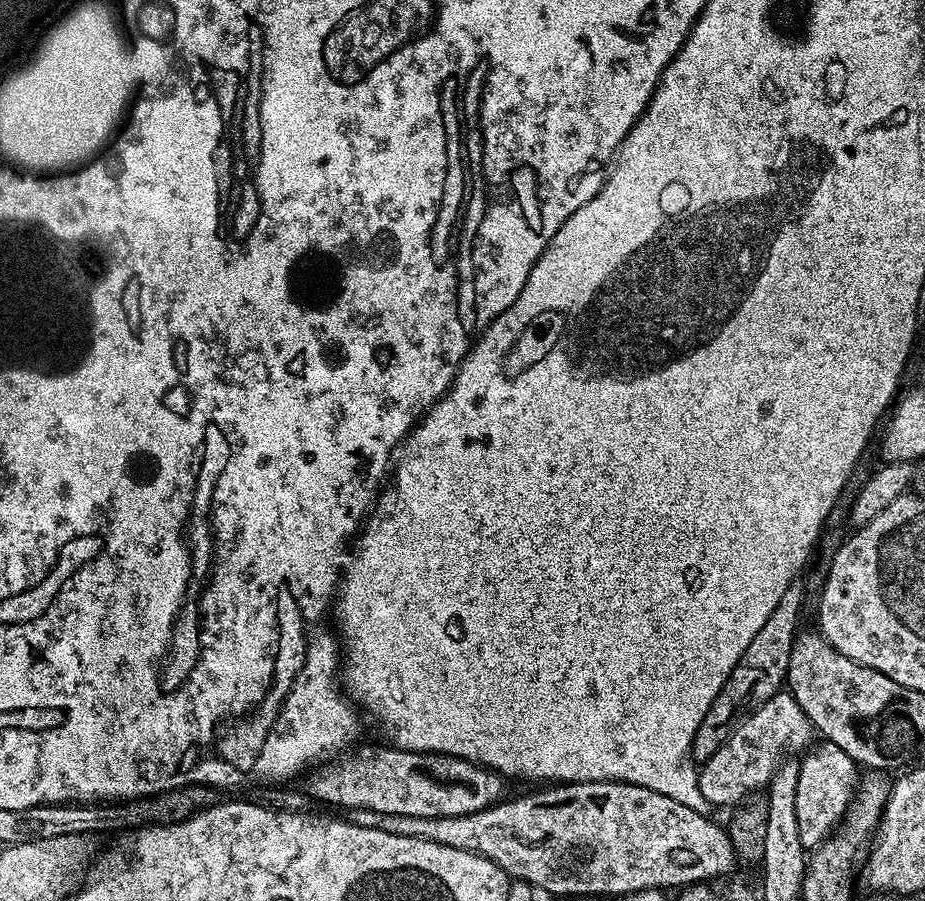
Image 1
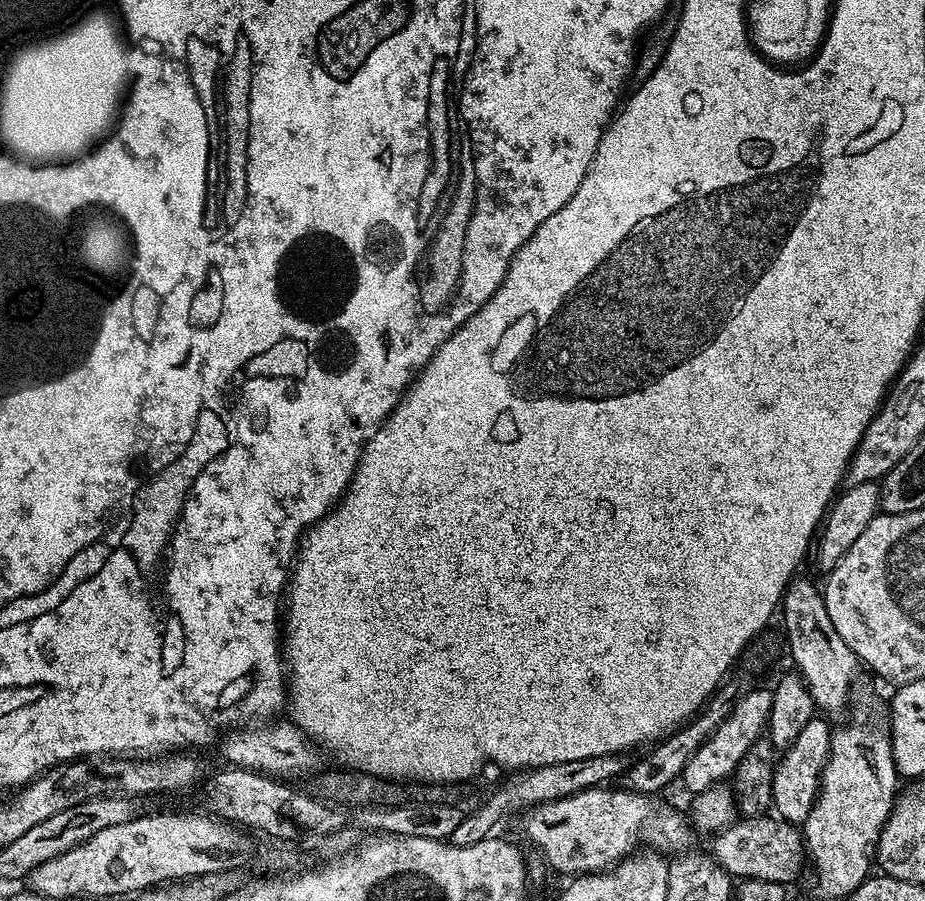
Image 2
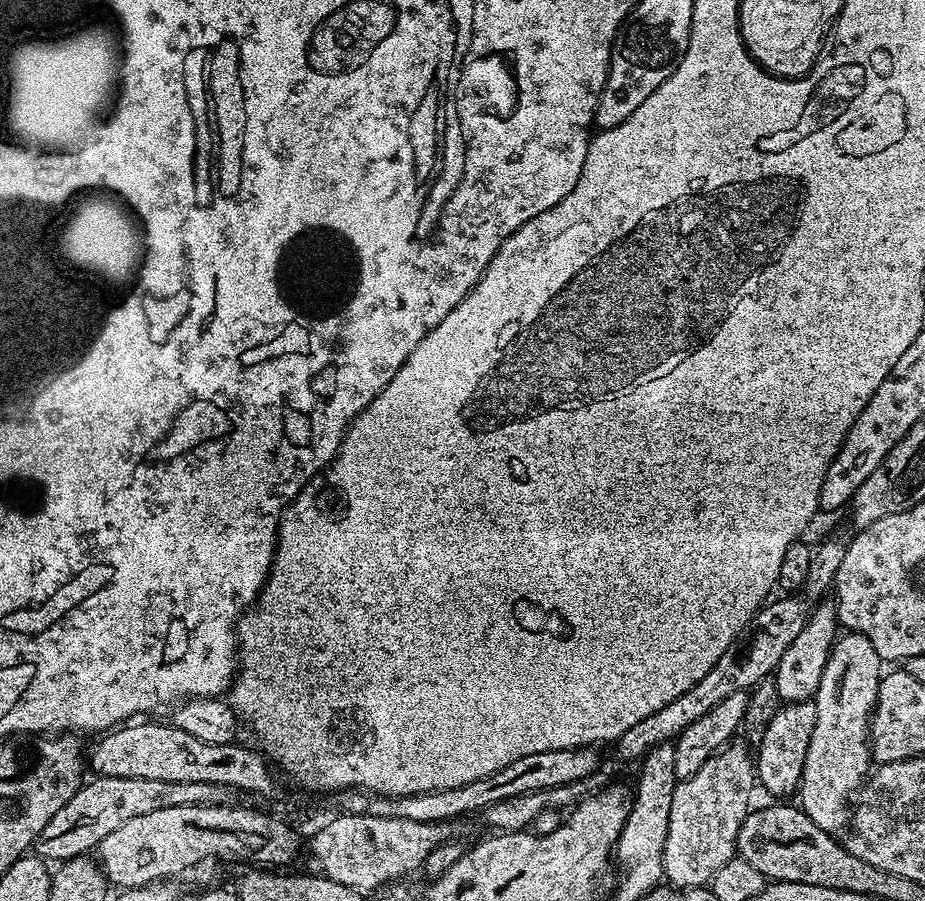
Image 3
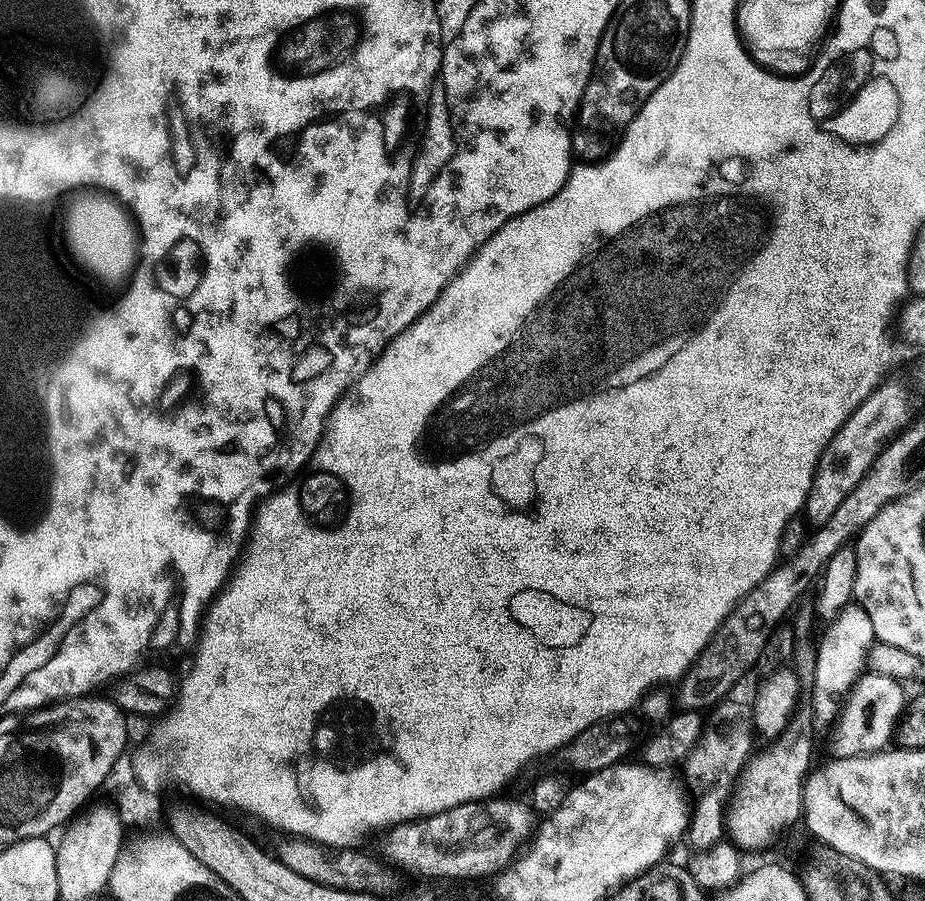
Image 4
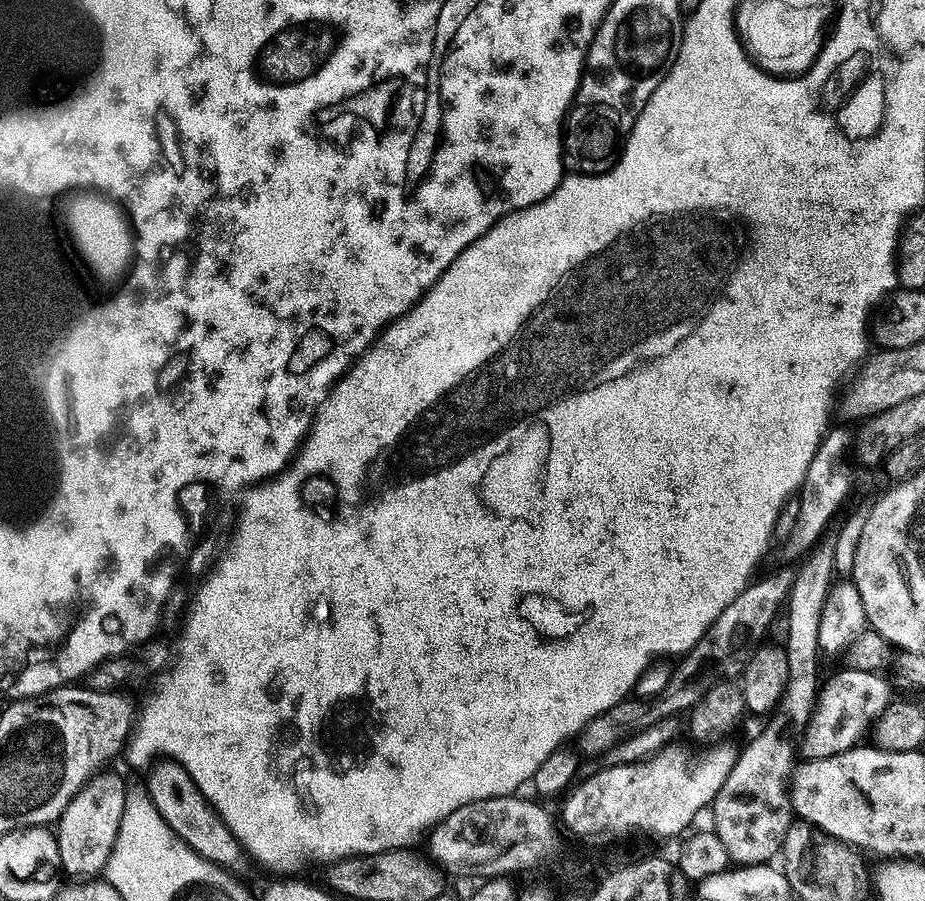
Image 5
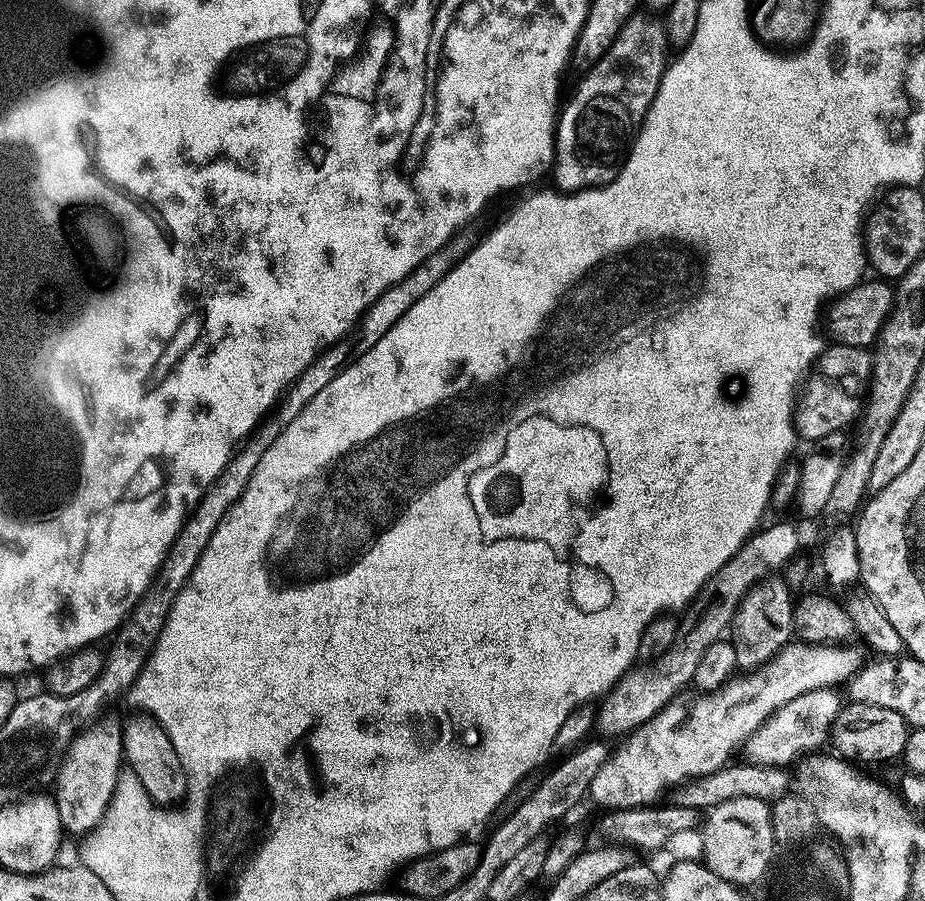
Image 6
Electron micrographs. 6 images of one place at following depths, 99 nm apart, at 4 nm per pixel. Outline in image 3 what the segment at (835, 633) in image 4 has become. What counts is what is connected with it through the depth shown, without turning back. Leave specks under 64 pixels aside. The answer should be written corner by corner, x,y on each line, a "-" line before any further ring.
845,633
834,643
830,658
823,668
819,688
812,699
815,706
815,722
806,759
803,762
802,778
798,789
799,807
819,829
833,834
849,823
850,803
868,778
872,759
870,753
870,727
872,710
876,706
880,677
884,674
884,662
874,650
869,639
860,633

